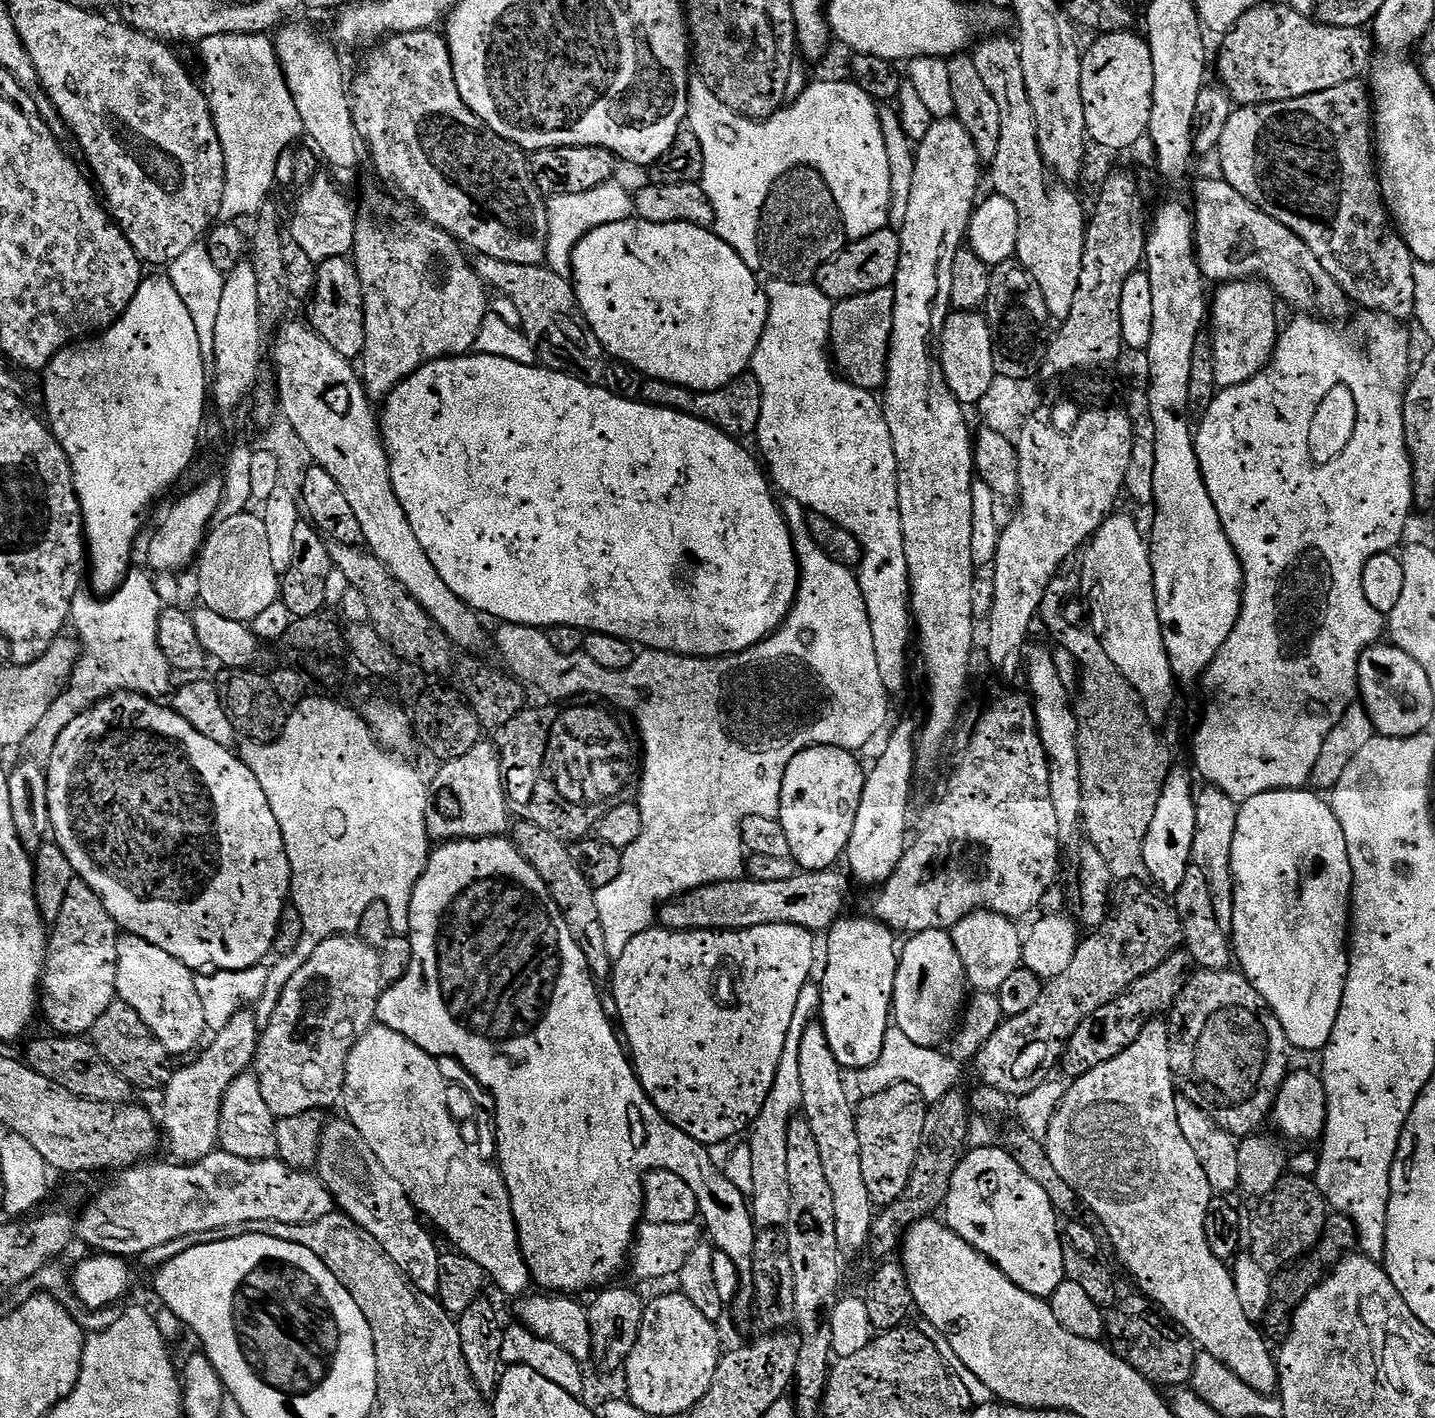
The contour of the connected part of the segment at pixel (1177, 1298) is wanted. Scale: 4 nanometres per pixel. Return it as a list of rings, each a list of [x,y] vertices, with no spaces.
[[[1157,1018],[1145,1026],[1142,1034],[1138,1034],[1134,1046],[1122,1050],[1122,1054],[1118,1054],[1118,1058],[1110,1058],[1110,1062],[1102,1062],[1102,1066],[1094,1066],[1094,1070],[1090,1070],[1085,1076],[1075,1077],[1067,1085],[1062,1102],[1050,1122],[1046,1141],[1048,1157],[1050,1162],[1054,1162],[1054,1170],[1058,1170],[1058,1174],[1062,1174],[1062,1182],[1066,1182],[1066,1186],[1070,1186],[1076,1191],[1077,1201],[1083,1207],[1085,1204],[1100,1219],[1100,1224],[1108,1231],[1108,1236],[1112,1239],[1112,1244],[1116,1247],[1121,1262],[1128,1267],[1129,1274],[1136,1279],[1136,1284],[1140,1287],[1137,1289],[1142,1290],[1143,1295],[1147,1296],[1164,1315],[1169,1316],[1175,1324],[1184,1328],[1200,1352],[1218,1358],[1218,1362],[1222,1362],[1230,1371],[1238,1374],[1238,1378],[1242,1378],[1242,1382],[1246,1382],[1246,1386],[1258,1390],[1264,1396],[1271,1396],[1277,1391],[1280,1382],[1278,1360],[1263,1331],[1257,1325],[1252,1324],[1250,1318],[1246,1318],[1238,1293],[1234,1290],[1234,1278],[1229,1265],[1216,1258],[1207,1245],[1204,1223],[1206,1222],[1207,1207],[1210,1206],[1214,1193],[1210,1182],[1206,1182],[1206,1170],[1202,1170],[1202,1162],[1198,1162],[1198,1157],[1194,1155],[1194,1149],[1186,1142],[1186,1138],[1178,1126],[1177,1099],[1178,1089],[1176,1083],[1172,1081],[1172,1071],[1170,1070],[1168,1025],[1163,1019]]]

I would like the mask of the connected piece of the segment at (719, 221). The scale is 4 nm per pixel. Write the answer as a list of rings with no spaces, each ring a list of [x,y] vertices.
[[[699,74],[688,81],[686,124],[702,142],[702,183],[706,198],[714,206],[714,231],[753,270],[760,268],[762,206],[777,178],[792,168],[807,166],[822,174],[834,202],[838,202],[849,241],[889,227],[890,162],[882,139],[880,111],[870,94],[848,78],[820,80],[791,104],[779,108],[767,120],[751,120],[718,102],[718,94]]]

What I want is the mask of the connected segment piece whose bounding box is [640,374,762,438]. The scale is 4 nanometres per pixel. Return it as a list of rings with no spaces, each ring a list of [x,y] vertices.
[[[745,374],[731,380],[724,388],[713,392],[692,392],[689,388],[680,388],[676,384],[666,384],[662,380],[645,379],[640,400],[655,408],[669,408],[687,416],[697,416],[707,424],[713,424],[719,432],[737,438],[751,437],[758,426],[758,418],[762,414],[762,390],[755,376]]]

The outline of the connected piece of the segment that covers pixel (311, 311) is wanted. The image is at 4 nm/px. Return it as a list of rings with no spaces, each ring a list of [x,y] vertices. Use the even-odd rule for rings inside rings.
[[[342,256],[319,261],[316,269],[316,284],[306,305],[308,305],[307,323],[330,346],[334,346],[334,350],[338,350],[342,358],[346,358],[349,362],[356,362],[363,357],[366,346],[364,299],[362,282],[356,273],[355,263],[349,262]]]

